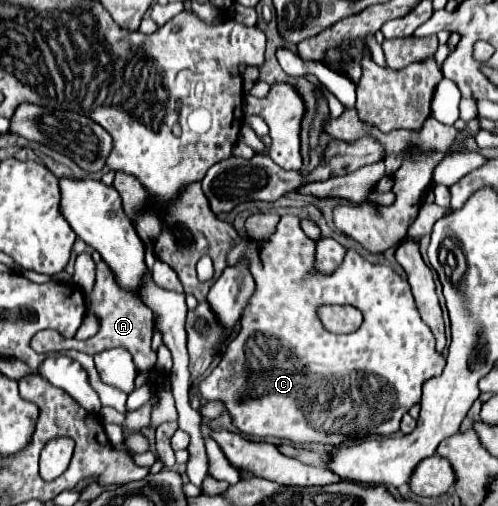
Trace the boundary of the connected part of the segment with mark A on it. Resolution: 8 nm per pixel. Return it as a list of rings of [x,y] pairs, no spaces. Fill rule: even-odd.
[[[96,263],[96,283],[92,289],[92,293],[86,297],[86,305],[98,319],[100,319],[100,331],[86,339],[86,341],[78,341],[78,339],[66,339],[62,335],[58,335],[58,331],[38,331],[32,341],[30,347],[34,351],[54,351],[54,349],[78,349],[84,353],[98,353],[110,347],[124,347],[130,351],[138,371],[148,371],[154,367],[156,363],[156,353],[150,349],[150,341],[152,341],[152,311],[138,301],[138,297],[122,291],[116,283],[114,283],[114,275],[110,275],[108,267],[104,263]]]

